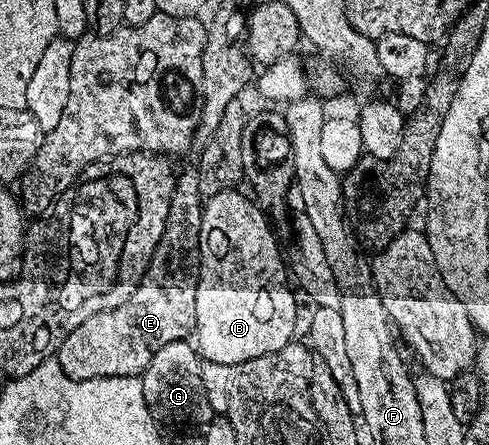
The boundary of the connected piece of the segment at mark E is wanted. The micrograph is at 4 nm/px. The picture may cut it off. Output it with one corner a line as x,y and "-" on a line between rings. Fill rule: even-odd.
196,172
181,173
169,204
165,234
133,298
114,309
79,323
57,348
55,360
71,379
90,381
96,377
136,377
163,347
194,336
195,295
201,277
201,210
203,198

